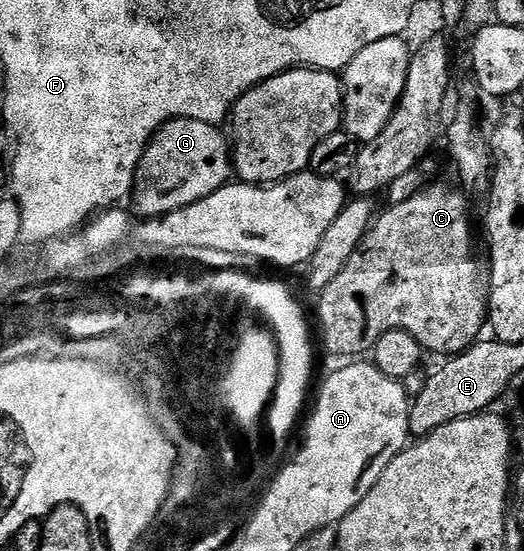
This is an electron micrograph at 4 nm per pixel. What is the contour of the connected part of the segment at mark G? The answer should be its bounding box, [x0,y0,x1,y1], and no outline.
[130,119,233,220]

